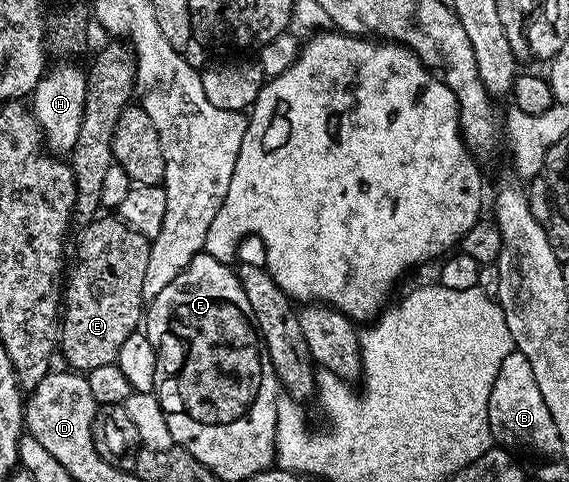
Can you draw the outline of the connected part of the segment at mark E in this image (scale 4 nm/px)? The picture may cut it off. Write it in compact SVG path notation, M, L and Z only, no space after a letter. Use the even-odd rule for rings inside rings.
M117 215L112 217L98 216L80 230L81 246L77 249L77 266L73 269L73 274L68 274L67 284L63 289L63 316L59 321L59 353L65 356L64 364L73 371L88 371L95 367L102 367L104 364L116 362L119 351L127 337L139 329L143 321L143 310L146 308L146 301L143 299L143 274L147 272L147 259L149 258L149 238L133 230L127 222L122 221Z

